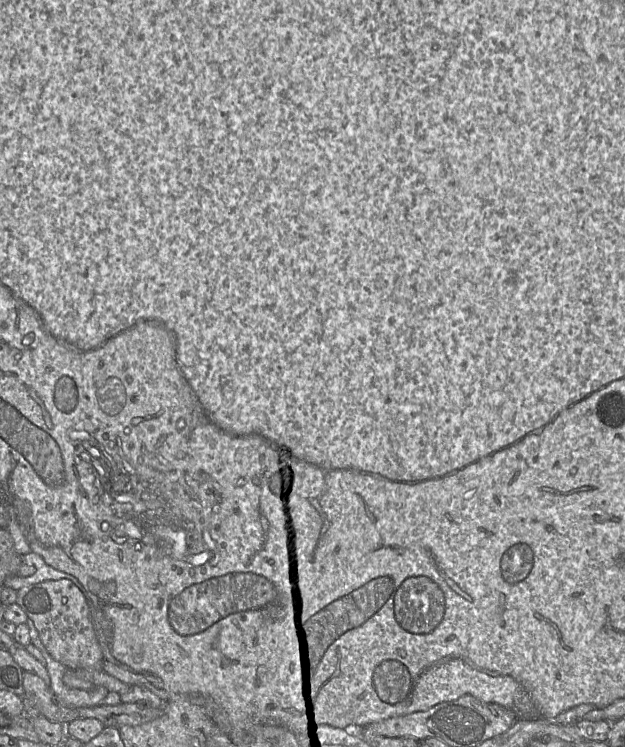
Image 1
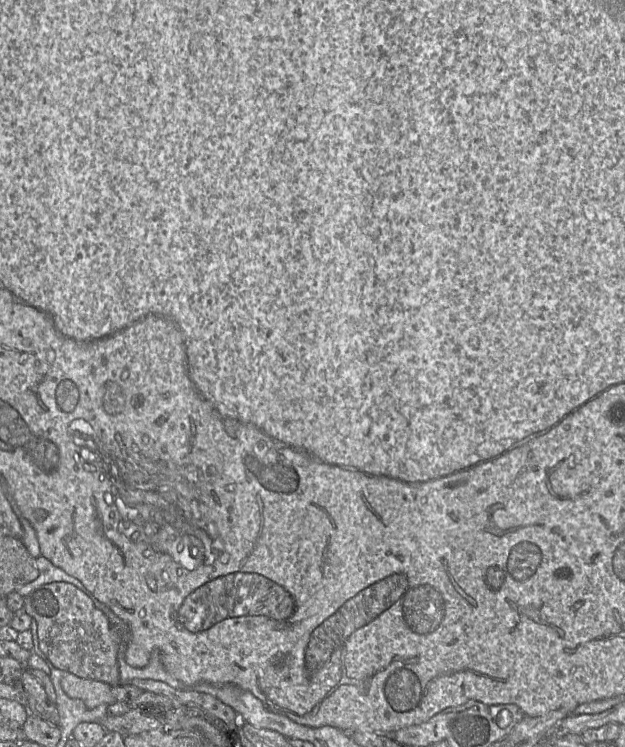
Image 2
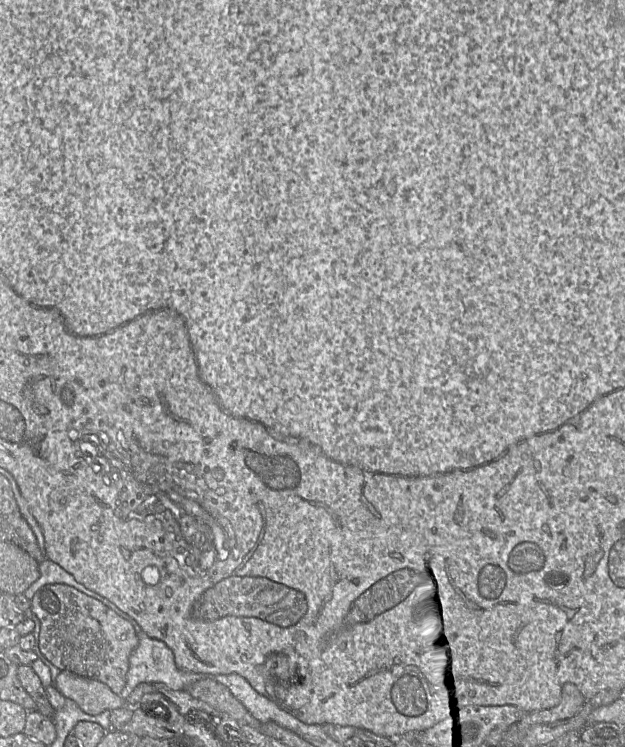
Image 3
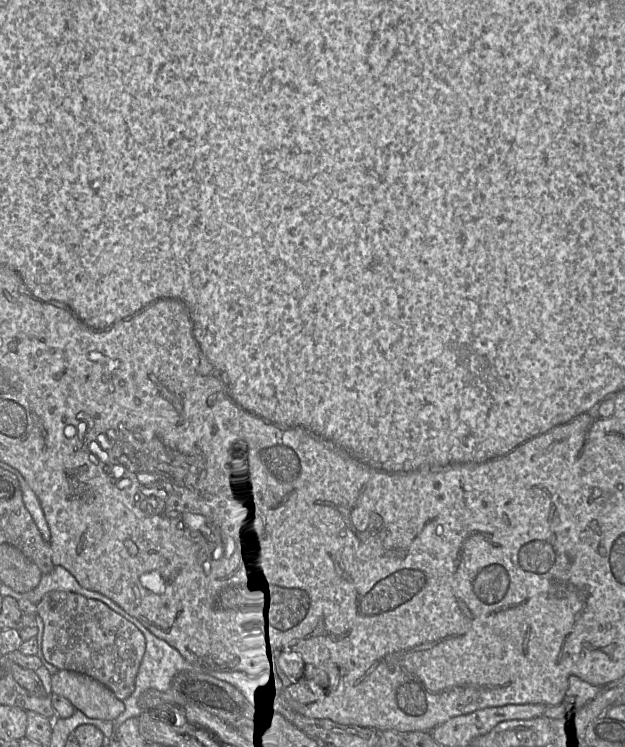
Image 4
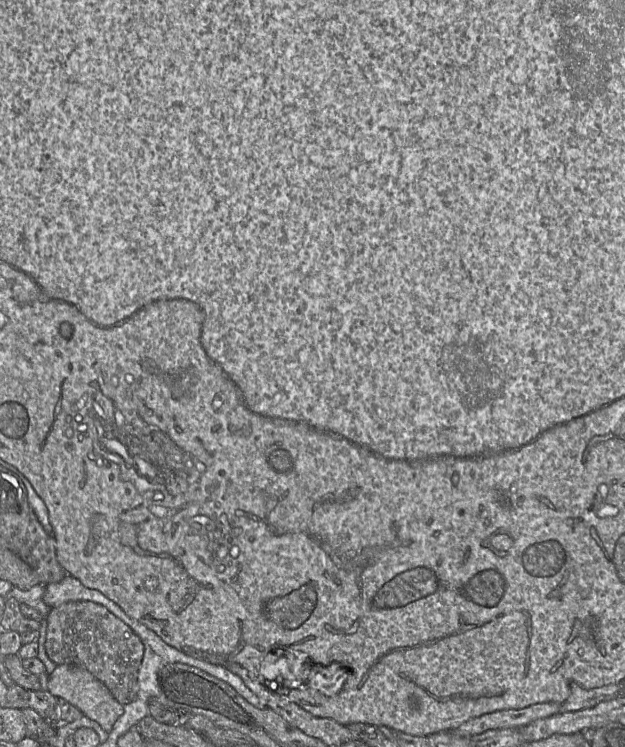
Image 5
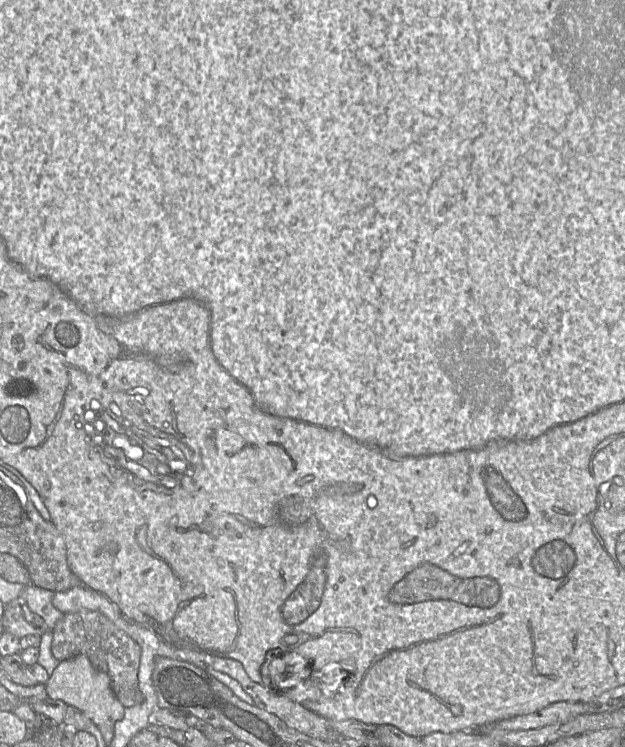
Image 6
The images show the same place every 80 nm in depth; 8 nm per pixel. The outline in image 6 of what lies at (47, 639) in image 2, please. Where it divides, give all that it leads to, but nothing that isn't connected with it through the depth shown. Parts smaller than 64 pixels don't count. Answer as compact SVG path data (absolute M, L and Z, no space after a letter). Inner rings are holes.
M90 610L65 613L51 631L53 636L51 651L55 658L64 661L84 654L96 670L109 675L111 688L125 708L143 702L144 697L138 683L141 648L105 615Z

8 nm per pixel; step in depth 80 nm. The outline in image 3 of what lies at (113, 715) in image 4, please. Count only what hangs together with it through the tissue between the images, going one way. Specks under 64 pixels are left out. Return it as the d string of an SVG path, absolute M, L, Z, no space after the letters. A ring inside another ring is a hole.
M61 670L53 684L66 698L75 701L87 714L97 715L124 706L125 701L105 683Z

